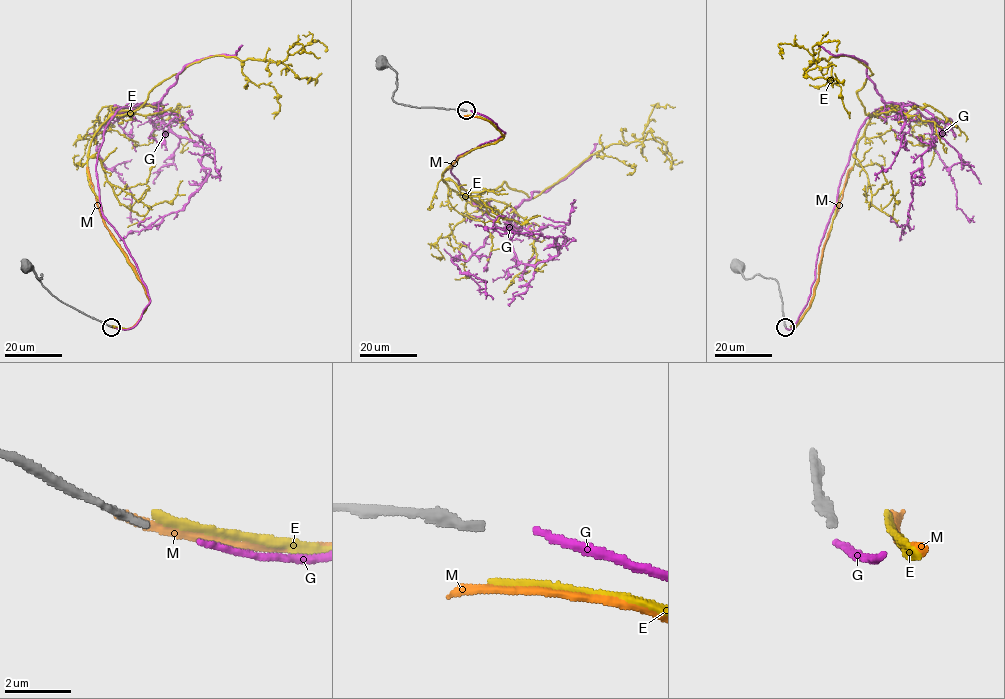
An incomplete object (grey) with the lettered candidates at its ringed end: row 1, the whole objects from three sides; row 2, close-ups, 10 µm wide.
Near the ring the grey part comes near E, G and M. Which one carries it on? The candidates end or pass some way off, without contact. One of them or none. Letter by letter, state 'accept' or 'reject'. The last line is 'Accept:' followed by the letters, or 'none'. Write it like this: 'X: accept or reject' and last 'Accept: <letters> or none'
E: reject
G: accept
M: reject
Accept: G

